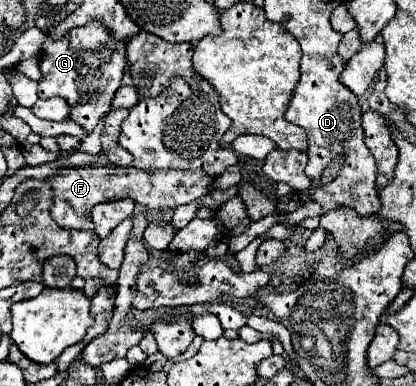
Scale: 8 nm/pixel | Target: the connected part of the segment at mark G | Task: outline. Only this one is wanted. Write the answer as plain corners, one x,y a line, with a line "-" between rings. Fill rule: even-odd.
91,22
91,26
87,24
83,28
73,28
71,34
57,42
47,36
41,54
43,80
39,82
39,98
63,98
71,106
69,118
83,126
83,130
89,134
111,106
111,100
121,86
125,66
127,56
123,44
115,42
115,38
103,26
99,26
99,22

